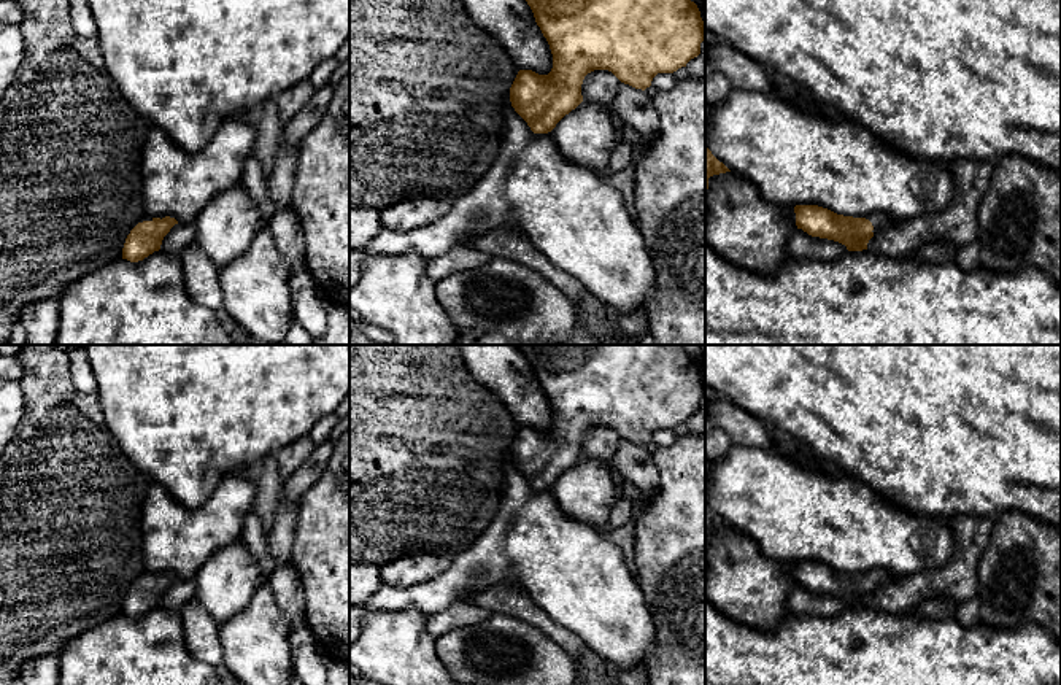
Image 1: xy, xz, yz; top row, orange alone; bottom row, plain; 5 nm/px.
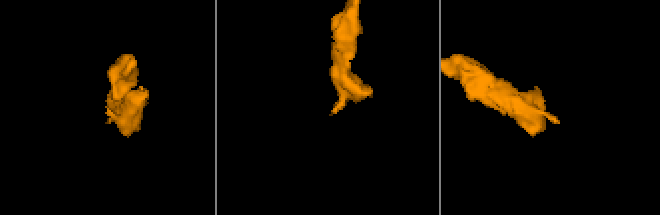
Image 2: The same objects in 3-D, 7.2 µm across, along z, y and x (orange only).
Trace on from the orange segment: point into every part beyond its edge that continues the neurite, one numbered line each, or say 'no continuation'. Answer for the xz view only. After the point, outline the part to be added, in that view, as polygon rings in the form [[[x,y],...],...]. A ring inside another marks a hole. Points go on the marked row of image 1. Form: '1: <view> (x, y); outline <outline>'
no continuation

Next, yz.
1: yz (880, 223); outline [[[870,215],[866,216],[866,219],[869,219],[874,226],[874,235],[891,229],[893,226],[896,226],[897,223],[894,223],[891,218],[885,216],[885,215]]]

